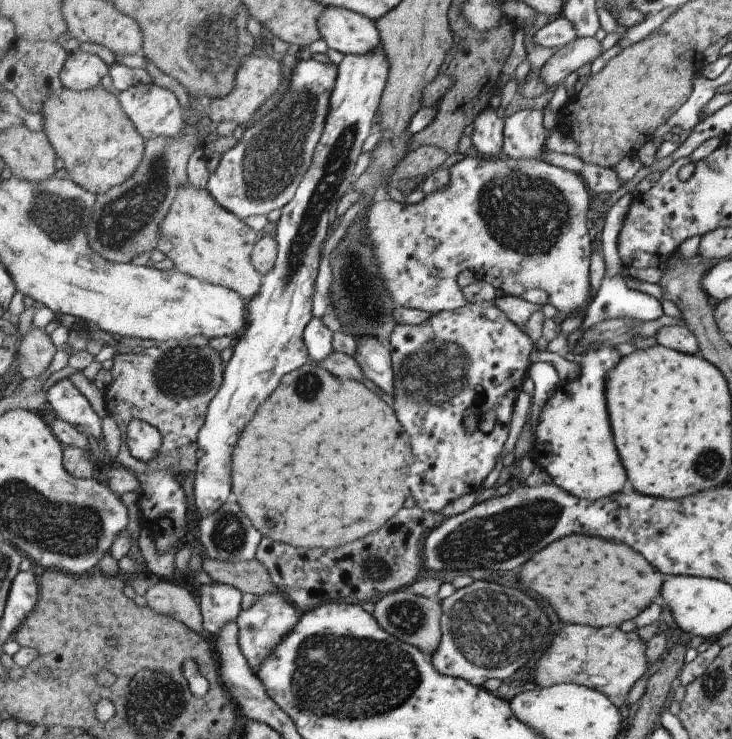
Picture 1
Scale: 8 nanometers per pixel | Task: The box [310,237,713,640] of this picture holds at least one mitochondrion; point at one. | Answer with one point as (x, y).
(494, 539)

